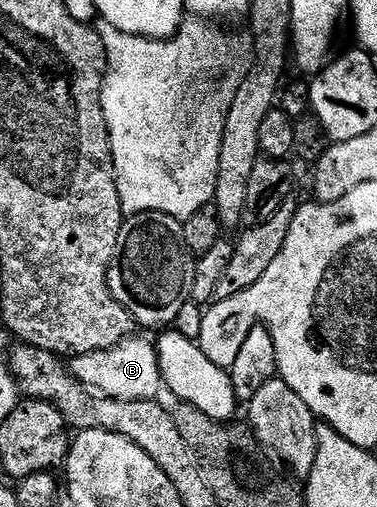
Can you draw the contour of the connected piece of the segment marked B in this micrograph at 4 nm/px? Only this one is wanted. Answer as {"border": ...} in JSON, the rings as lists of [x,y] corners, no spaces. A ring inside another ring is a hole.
{"border":[[[122,340],[104,352],[90,352],[74,357],[69,371],[92,392],[106,396],[109,400],[153,400],[164,391],[164,382],[158,366],[156,345],[150,340]]]}

